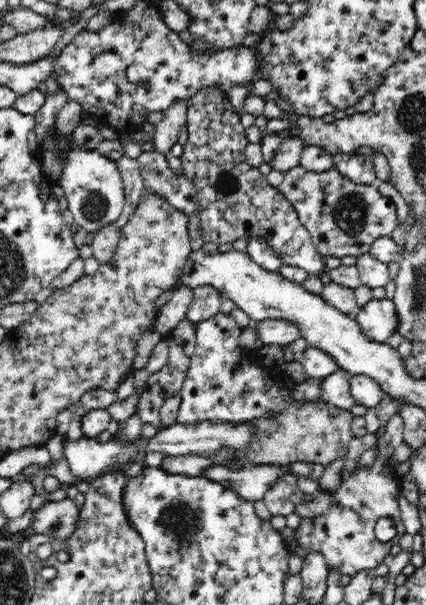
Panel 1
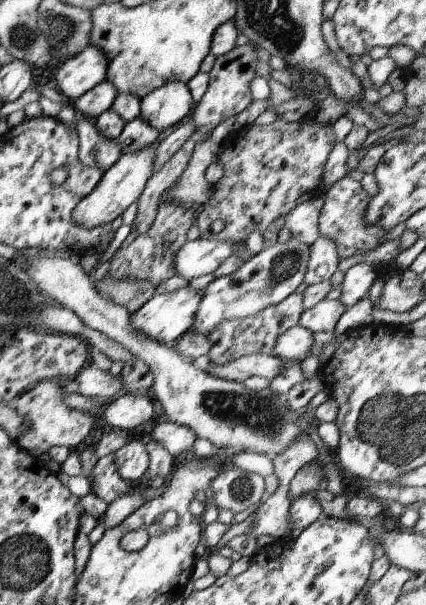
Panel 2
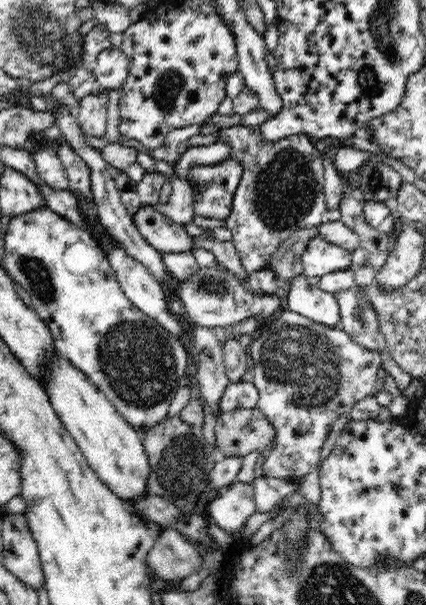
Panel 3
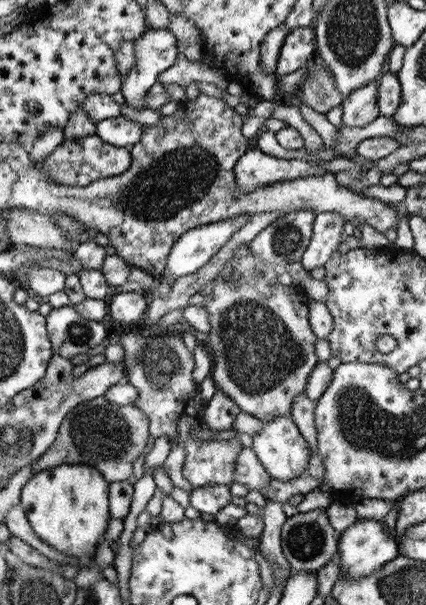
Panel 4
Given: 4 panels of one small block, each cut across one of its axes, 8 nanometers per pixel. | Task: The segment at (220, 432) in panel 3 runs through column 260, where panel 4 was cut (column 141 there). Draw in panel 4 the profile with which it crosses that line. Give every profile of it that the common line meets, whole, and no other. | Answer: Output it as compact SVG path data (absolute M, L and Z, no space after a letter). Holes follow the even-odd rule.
M103 396L81 402L71 408L57 430L57 438L51 442L47 452L43 452L37 462L31 466L29 478L39 474L41 470L59 466L59 464L85 464L95 470L111 484L125 482L133 470L133 462L141 458L141 450L147 446L149 438L149 420L135 406L119 406Z

